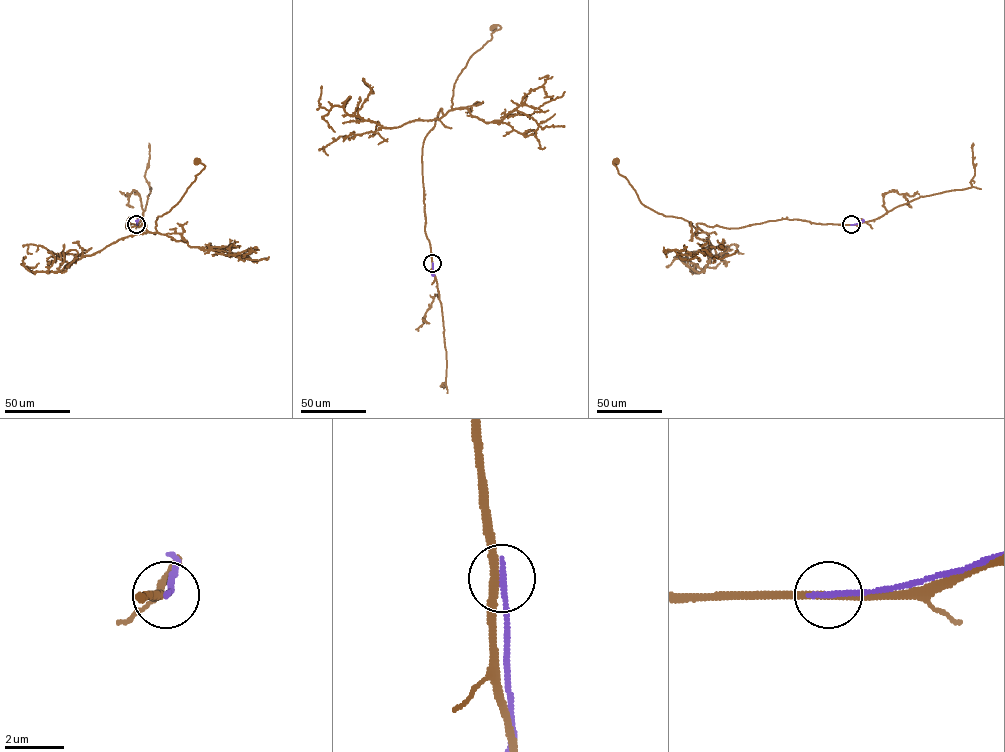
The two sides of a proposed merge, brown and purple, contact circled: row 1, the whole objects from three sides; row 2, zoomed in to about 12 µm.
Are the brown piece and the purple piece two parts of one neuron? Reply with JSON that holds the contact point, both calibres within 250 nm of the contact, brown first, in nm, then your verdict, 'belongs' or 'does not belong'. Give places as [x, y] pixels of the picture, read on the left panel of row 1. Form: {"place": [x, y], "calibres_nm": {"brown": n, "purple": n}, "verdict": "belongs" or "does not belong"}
{"place": [136, 224], "calibres_nm": {"brown": 260, "purple": 200}, "verdict": "does not belong"}

